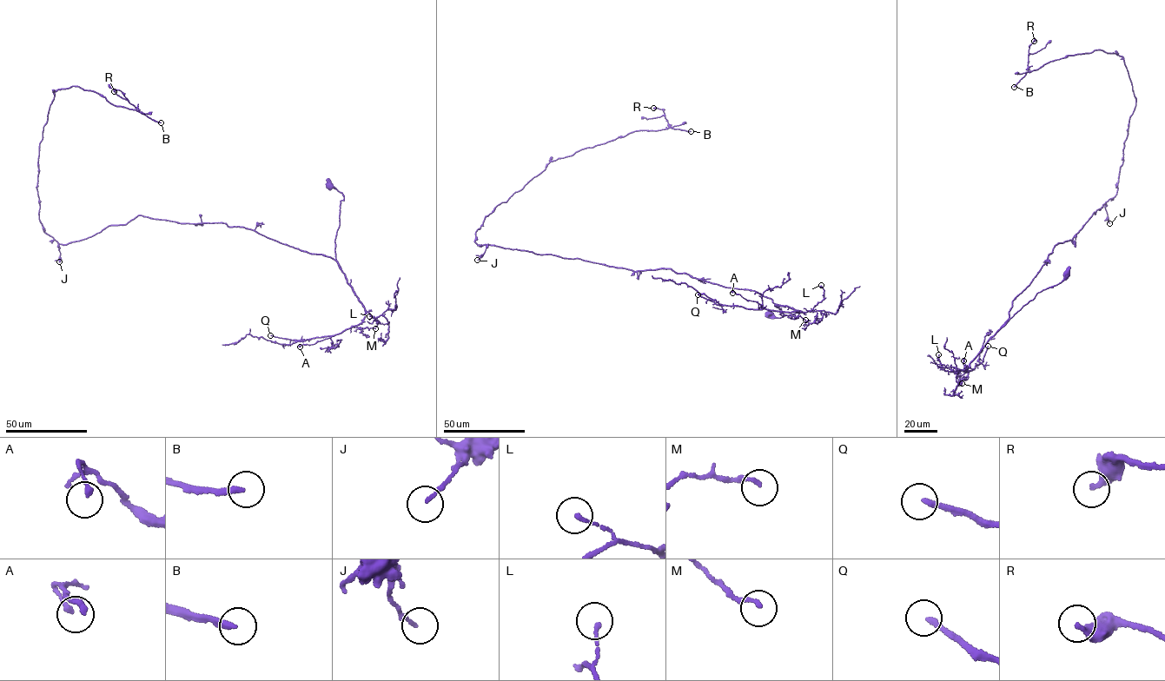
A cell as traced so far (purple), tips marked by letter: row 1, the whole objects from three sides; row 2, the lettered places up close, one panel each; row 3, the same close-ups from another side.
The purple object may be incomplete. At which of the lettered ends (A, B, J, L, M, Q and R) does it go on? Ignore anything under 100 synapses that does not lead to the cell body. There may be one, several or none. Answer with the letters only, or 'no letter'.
B

